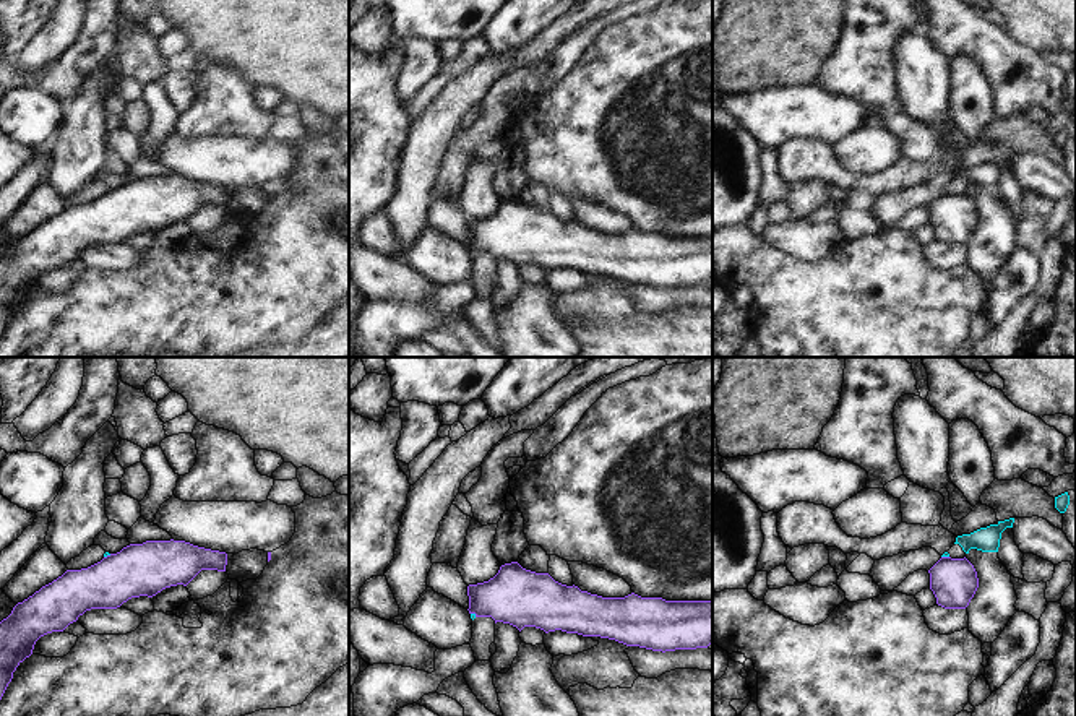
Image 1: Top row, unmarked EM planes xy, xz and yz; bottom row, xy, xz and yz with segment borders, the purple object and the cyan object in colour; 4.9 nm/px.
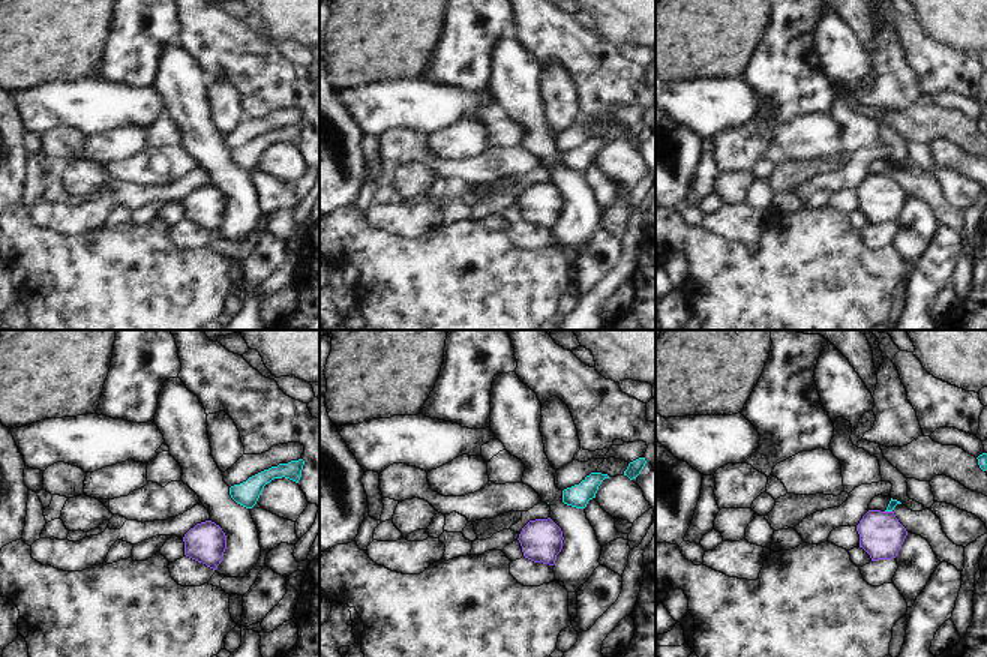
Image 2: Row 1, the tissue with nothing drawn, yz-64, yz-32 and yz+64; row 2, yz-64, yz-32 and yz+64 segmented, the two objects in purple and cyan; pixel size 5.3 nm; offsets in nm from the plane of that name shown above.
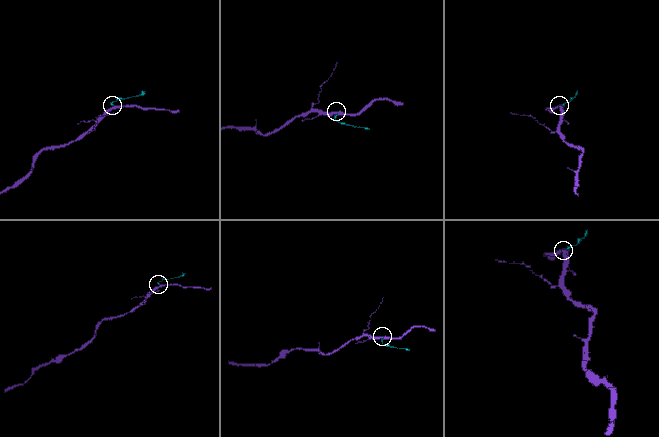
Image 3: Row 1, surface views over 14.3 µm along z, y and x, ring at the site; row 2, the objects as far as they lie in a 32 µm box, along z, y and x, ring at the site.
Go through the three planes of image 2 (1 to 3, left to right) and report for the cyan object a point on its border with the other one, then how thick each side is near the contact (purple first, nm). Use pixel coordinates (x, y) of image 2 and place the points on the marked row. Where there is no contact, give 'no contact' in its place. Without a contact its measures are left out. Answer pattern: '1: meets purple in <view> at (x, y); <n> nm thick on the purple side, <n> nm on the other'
1: no contact
2: no contact
3: meets purple in yz+64 at (888, 512); 240 nm thick on the purple side, 50 nm on the other

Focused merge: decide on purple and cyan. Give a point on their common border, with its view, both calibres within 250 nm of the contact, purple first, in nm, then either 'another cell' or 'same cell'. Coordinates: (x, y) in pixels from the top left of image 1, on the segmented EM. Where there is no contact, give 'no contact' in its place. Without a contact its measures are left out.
yz (945, 557) | 220/20 nm | another cell

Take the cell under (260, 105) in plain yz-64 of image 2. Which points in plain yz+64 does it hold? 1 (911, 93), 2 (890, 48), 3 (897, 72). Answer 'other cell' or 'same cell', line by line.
1: other cell
2: other cell
3: other cell

